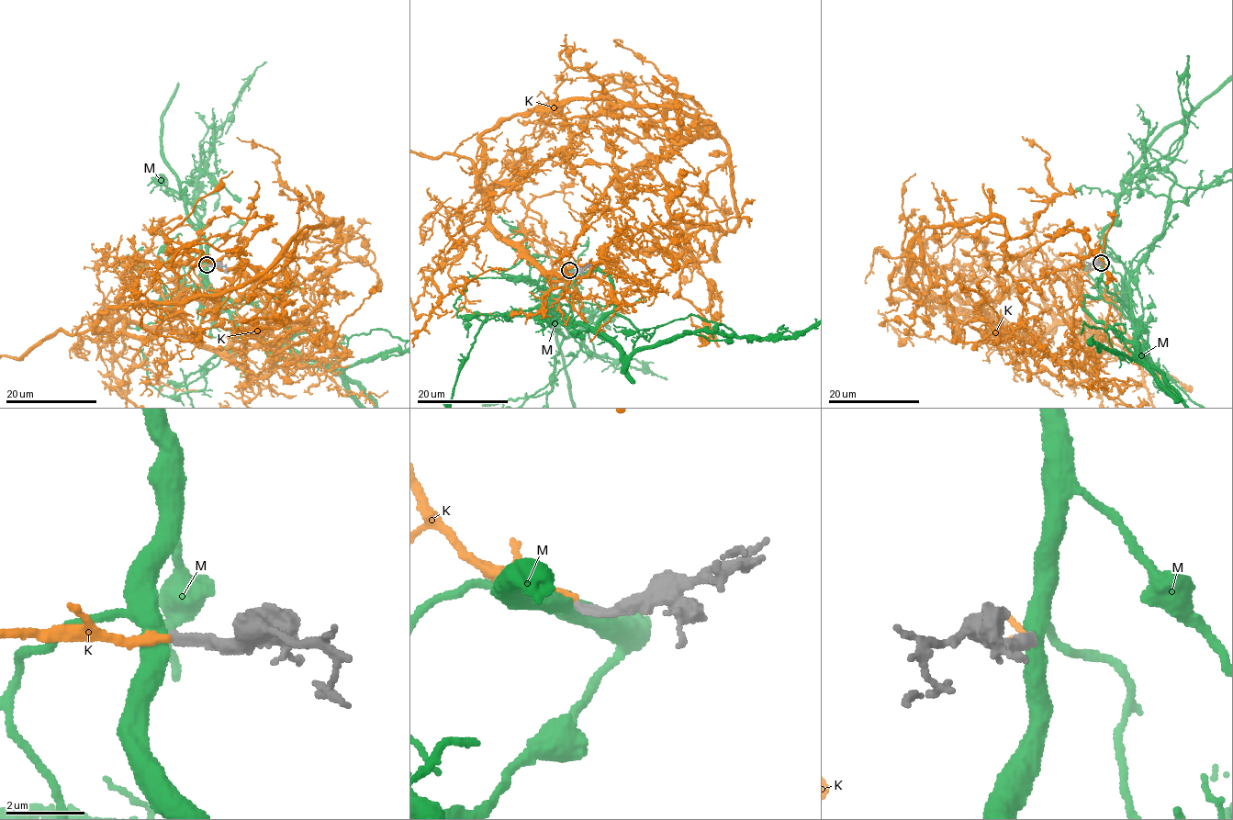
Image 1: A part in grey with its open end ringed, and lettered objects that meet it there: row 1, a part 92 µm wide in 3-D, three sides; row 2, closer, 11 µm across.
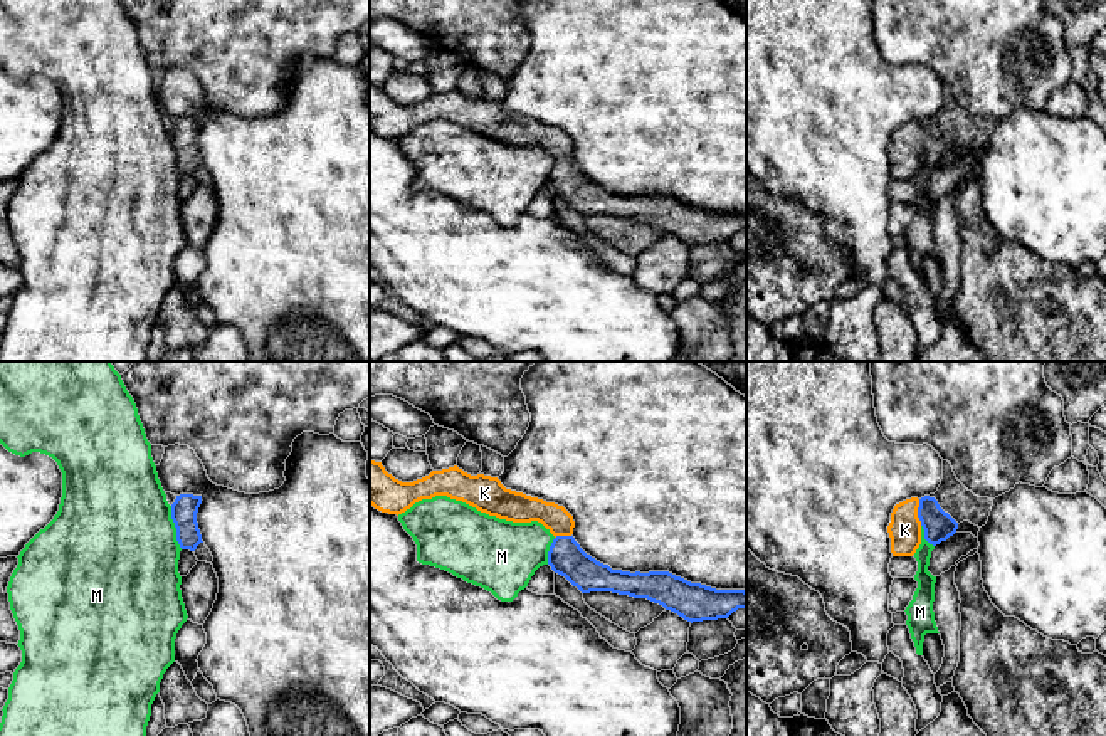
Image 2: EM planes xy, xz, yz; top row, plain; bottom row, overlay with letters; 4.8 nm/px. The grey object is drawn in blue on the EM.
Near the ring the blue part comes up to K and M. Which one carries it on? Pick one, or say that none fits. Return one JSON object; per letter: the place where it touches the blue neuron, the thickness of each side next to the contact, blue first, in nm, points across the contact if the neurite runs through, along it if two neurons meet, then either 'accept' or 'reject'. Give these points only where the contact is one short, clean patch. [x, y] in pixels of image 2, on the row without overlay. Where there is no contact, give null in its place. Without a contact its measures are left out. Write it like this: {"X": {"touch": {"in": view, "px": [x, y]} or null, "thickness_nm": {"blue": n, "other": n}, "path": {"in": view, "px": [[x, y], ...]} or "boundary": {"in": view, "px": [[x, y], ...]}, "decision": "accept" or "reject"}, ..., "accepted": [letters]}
{"K": {"touch": {"in": "yz", "px": [918, 136]}, "thickness_nm": {"blue": 150, "other": 160}, "path": {"in": "yz", "px": [[938, 150], [918, 136], [905, 153]]}, "decision": "accept"}, "M": {"touch": {"in": "xy", "px": [175, 150]}, "thickness_nm": {"blue": 130, "other": 500}, "boundary": {"in": "xy", "px": [[170, 130], [175, 163], [182, 172]]}, "decision": "reject"}, "accepted": ["K"]}

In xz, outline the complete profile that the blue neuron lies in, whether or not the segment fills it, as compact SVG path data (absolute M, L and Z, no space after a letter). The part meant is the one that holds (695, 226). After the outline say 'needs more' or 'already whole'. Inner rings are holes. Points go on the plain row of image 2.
M370 84L370 128L375 133L398 139L415 126L435 119L462 124L499 143L541 146L555 160L548 188L582 217L612 215L647 222L691 247L728 242L738 232L746 232L745 213L716 213L669 195L612 193L580 171L571 160L573 139L563 129L506 113L498 101L471 99L454 89L432 94L413 106L402 106L388 97L382 86Z; needs more

